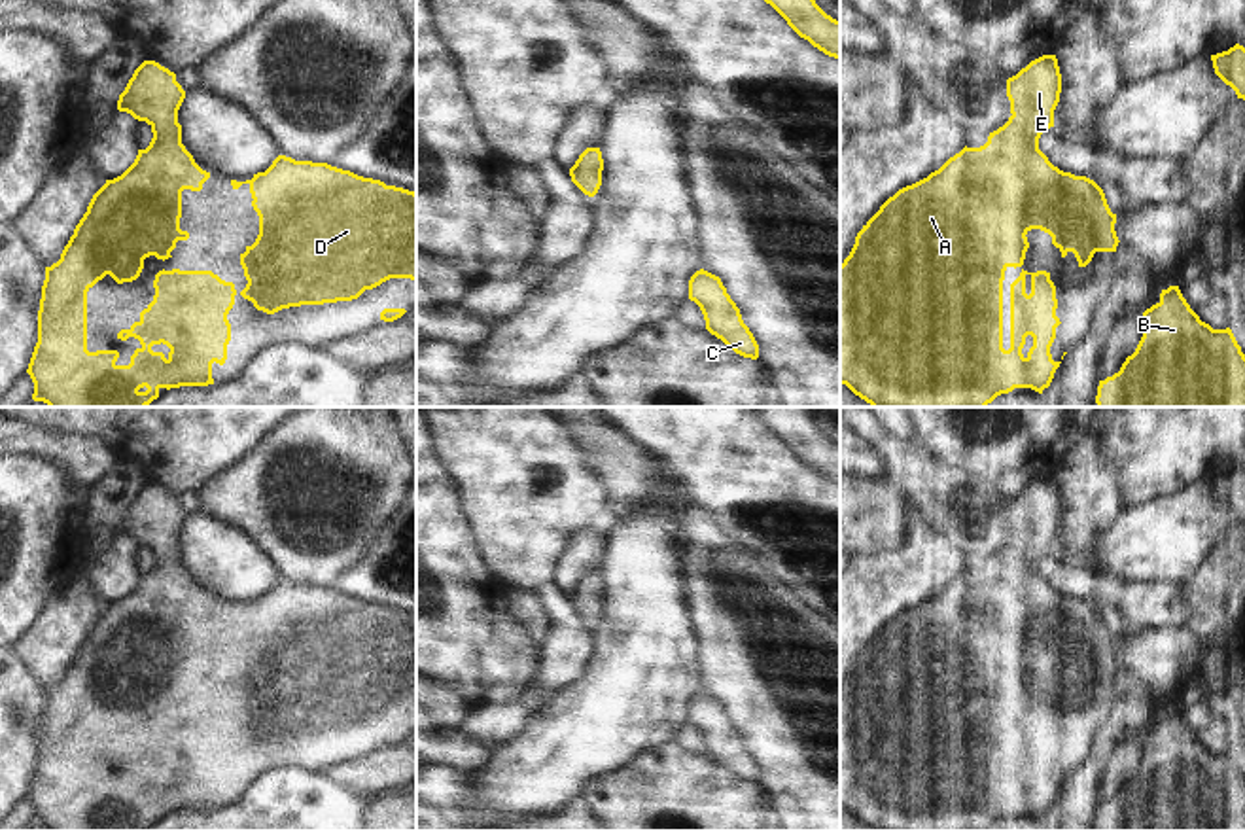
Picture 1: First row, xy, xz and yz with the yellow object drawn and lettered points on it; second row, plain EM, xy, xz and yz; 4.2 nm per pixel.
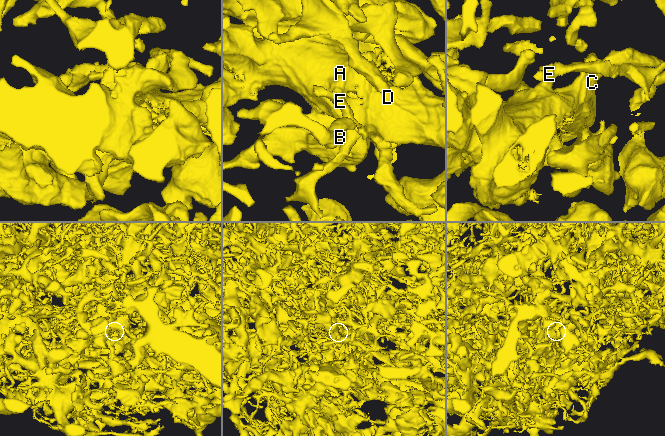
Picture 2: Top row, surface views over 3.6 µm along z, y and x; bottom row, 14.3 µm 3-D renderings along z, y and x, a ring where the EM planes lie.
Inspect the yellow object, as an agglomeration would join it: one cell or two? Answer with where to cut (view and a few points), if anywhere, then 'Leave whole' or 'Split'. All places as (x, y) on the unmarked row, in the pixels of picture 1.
No split. Leave whole

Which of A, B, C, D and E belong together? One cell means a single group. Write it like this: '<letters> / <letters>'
A B C D E

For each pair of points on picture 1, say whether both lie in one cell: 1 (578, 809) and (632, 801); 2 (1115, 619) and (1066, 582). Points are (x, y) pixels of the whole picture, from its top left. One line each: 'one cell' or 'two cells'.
1: two cells
2: two cells

